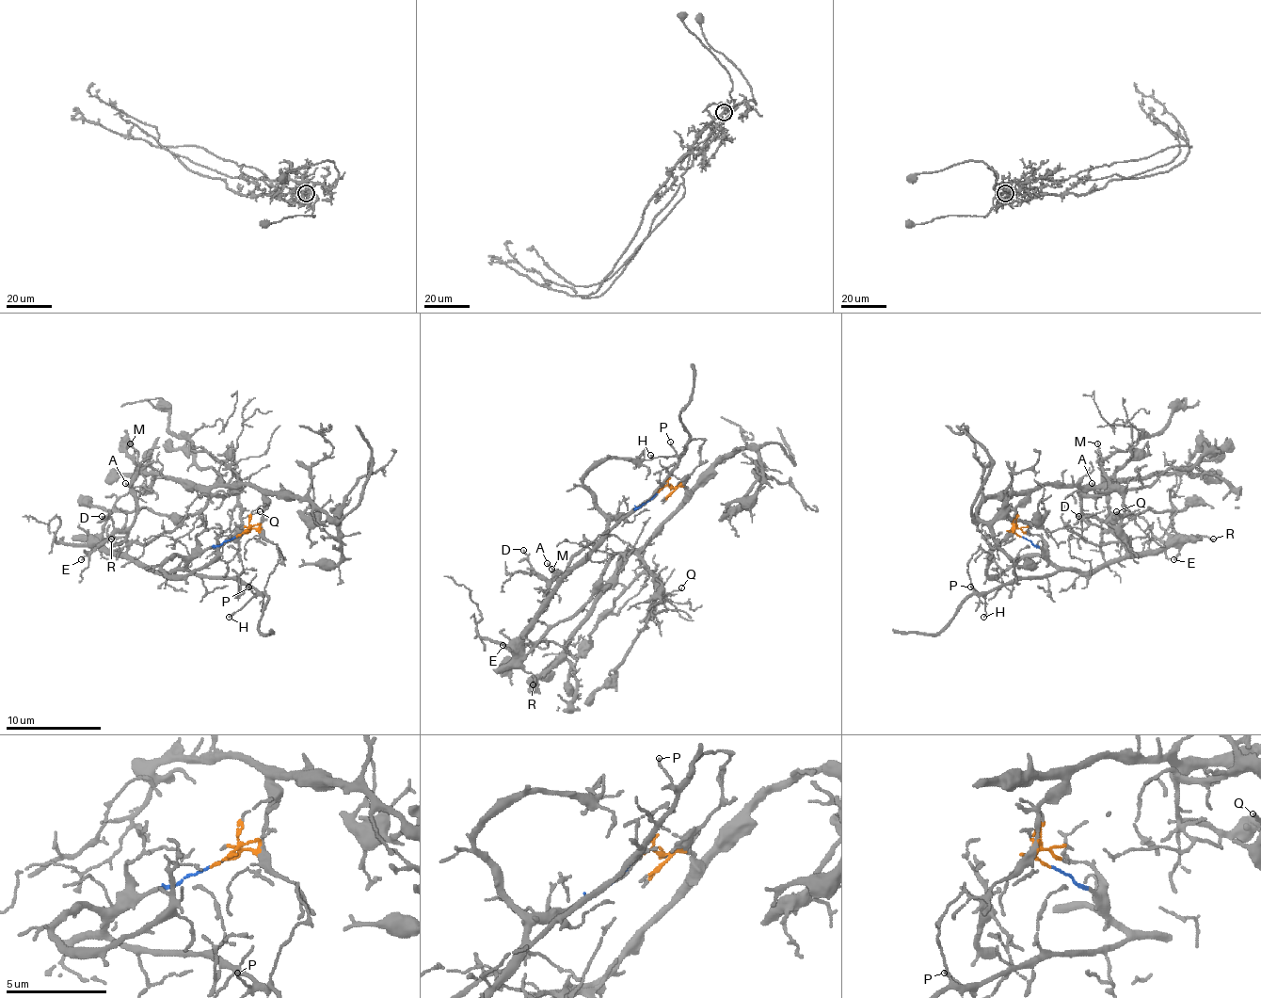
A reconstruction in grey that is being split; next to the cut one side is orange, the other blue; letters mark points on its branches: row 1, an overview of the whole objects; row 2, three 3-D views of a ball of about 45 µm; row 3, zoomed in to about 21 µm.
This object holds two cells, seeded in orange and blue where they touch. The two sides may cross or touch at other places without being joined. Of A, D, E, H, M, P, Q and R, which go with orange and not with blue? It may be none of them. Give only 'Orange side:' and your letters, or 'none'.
Orange side: Q

